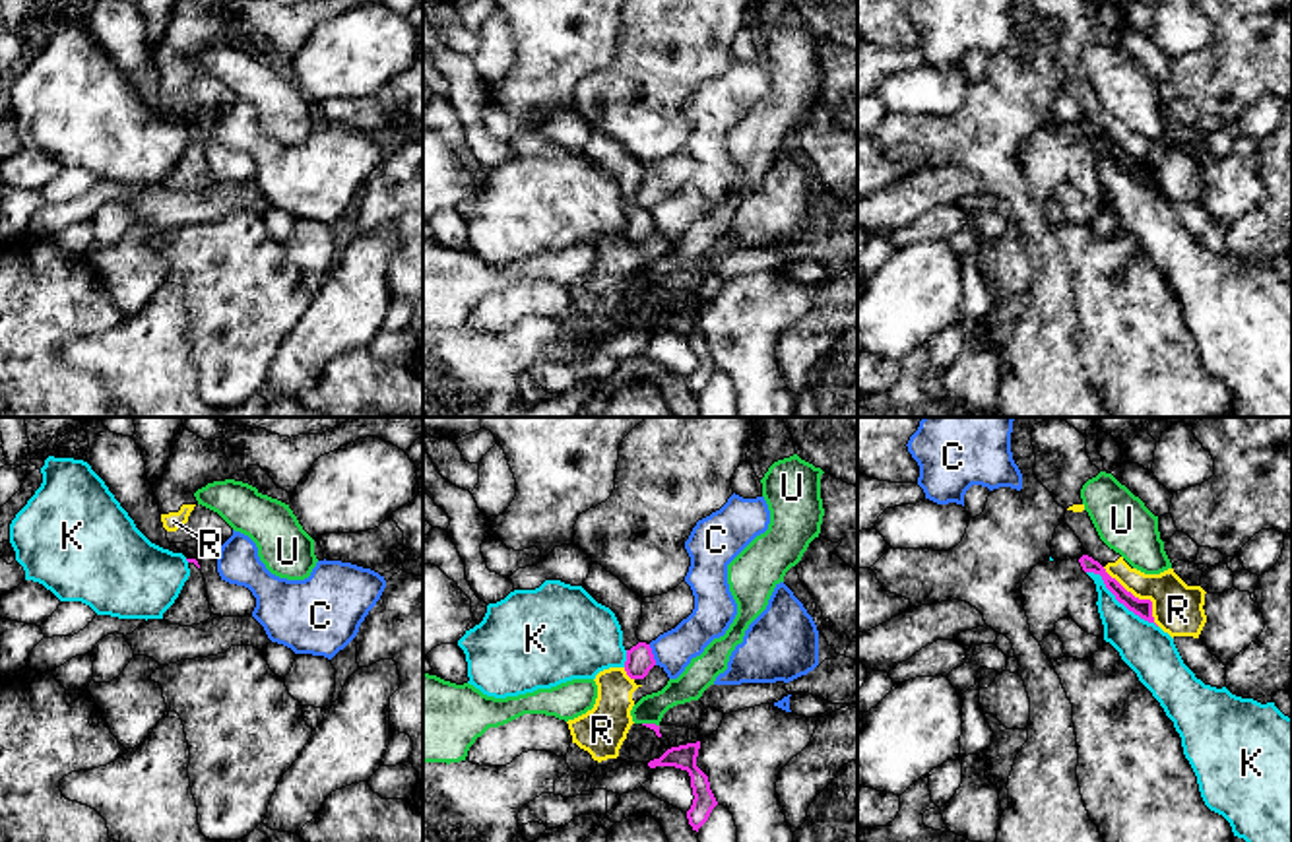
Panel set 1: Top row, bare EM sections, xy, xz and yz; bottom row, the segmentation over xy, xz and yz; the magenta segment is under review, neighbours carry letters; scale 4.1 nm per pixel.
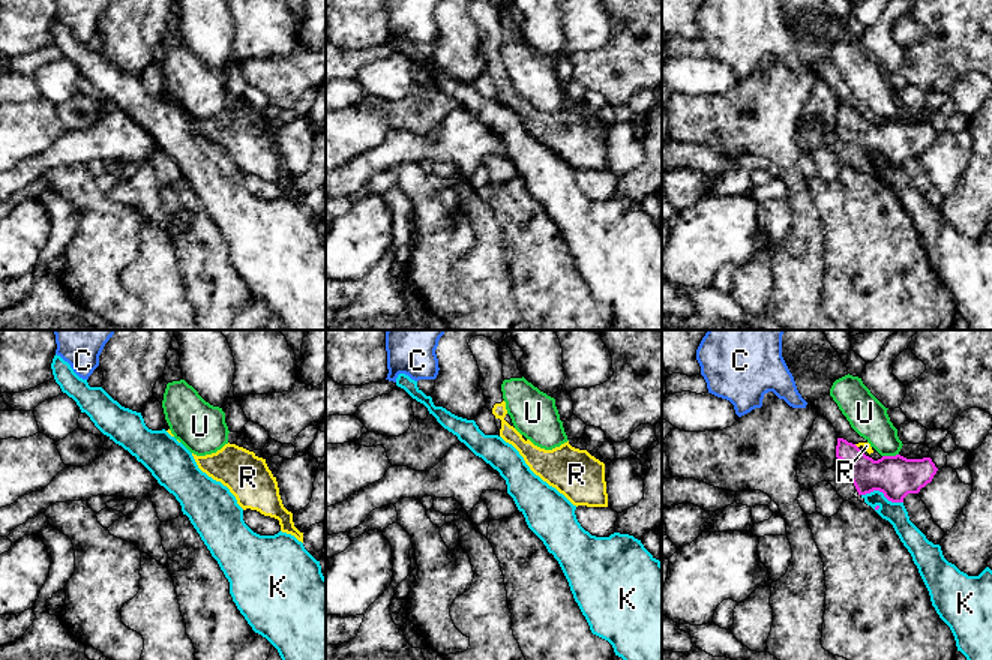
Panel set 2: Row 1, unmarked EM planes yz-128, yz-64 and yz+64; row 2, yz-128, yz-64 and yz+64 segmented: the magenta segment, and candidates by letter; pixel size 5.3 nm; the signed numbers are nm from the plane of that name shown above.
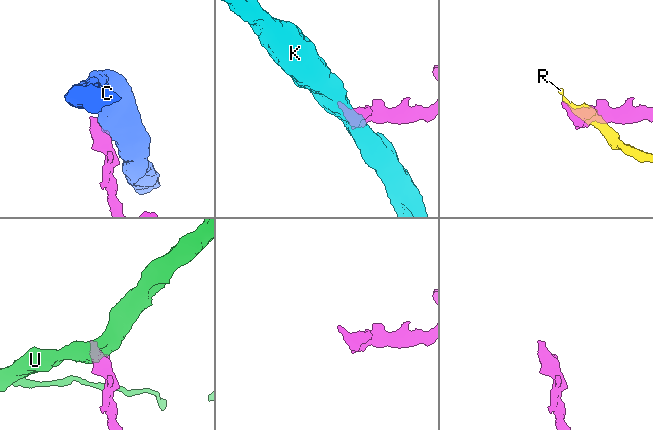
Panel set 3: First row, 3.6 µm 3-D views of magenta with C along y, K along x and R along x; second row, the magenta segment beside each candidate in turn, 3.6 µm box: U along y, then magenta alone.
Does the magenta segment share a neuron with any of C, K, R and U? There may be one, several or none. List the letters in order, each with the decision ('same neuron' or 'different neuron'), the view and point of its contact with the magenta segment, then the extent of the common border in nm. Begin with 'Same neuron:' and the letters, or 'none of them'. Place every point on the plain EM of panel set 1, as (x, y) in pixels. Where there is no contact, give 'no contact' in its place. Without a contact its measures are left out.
Same neuron: none of them
C: different neuron; contact xz (652, 220); length 90 nm
K: different neuron; contact yz (1120, 167); length 380 nm
R: different neuron; contact yz (1137, 163); length 340 nm
U: different neuron; contact xz (650, 290); length 70 nm

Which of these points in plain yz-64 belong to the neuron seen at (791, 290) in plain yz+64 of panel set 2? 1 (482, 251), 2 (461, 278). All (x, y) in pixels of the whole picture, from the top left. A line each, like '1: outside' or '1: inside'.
1: inside
2: inside

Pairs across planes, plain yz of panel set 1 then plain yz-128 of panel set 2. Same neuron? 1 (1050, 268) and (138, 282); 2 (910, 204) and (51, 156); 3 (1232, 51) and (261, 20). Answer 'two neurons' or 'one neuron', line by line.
1: one neuron
2: one neuron
3: two neurons

